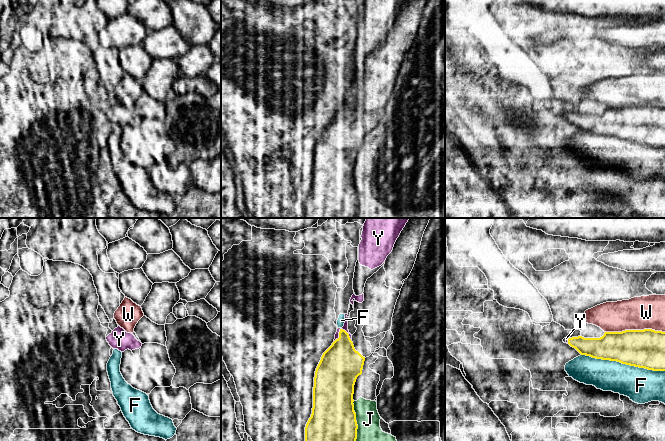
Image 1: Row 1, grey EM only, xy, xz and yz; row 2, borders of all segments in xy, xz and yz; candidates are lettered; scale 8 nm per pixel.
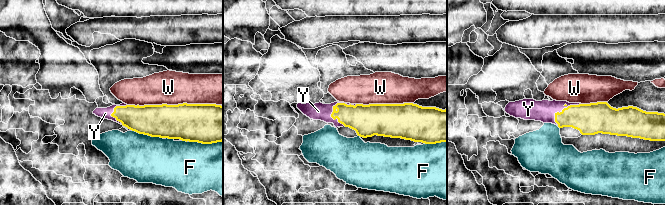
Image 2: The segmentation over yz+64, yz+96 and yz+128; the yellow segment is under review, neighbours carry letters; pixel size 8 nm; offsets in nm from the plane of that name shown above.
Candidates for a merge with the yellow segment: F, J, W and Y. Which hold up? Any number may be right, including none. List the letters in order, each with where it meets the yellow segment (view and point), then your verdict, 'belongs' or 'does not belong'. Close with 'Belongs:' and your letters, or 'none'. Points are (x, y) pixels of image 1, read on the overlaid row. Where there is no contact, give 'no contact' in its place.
F: yz (623, 363) | does not belong
J: xz (356, 421) | does not belong
W: yz (634, 330) | does not belong
Y: xz (341, 329) | belongs
Belongs: Y

